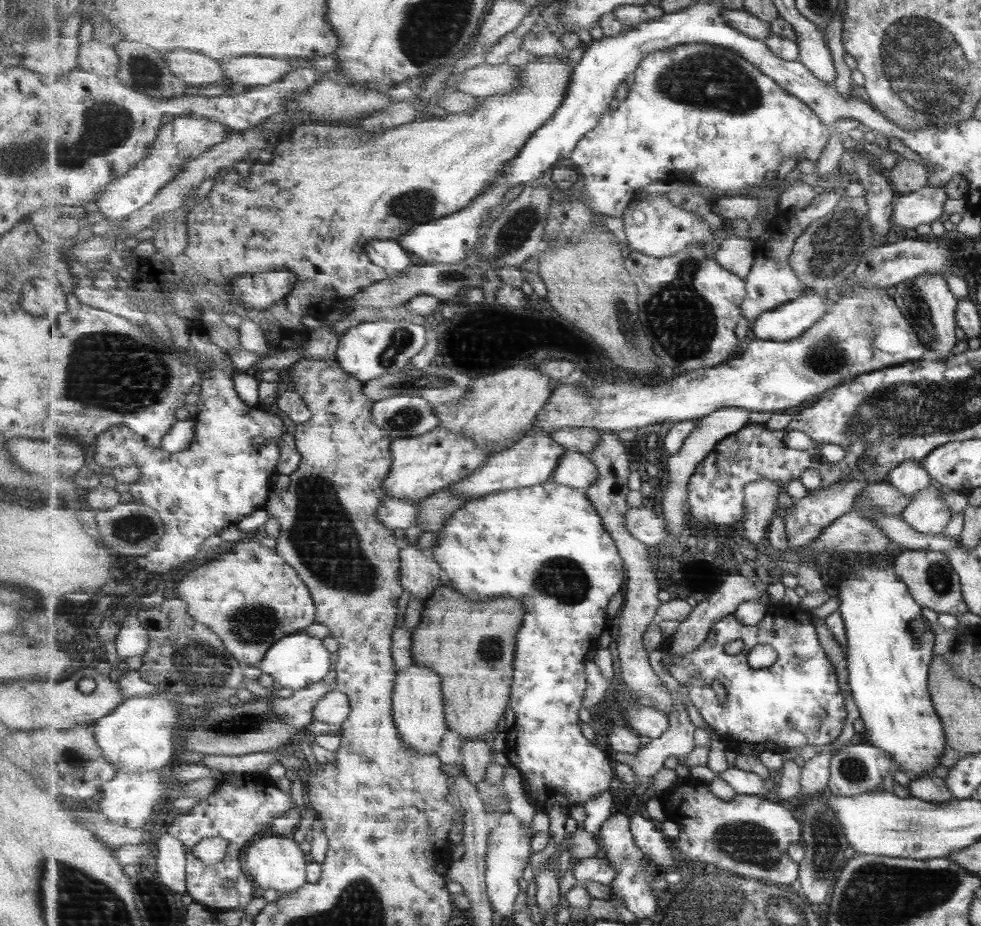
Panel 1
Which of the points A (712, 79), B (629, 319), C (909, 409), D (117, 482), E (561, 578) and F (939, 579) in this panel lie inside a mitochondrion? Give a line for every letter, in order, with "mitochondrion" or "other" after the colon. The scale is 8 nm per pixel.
A: mitochondrion
B: mitochondrion
C: mitochondrion
D: other
E: mitochondrion
F: mitochondrion

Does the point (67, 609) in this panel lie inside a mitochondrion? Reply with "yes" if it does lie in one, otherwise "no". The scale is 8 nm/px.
no

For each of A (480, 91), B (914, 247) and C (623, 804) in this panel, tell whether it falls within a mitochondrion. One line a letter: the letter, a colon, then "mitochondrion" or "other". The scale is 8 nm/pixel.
A: other
B: other
C: other

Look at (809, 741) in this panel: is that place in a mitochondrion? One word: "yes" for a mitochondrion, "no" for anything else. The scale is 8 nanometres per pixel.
no

